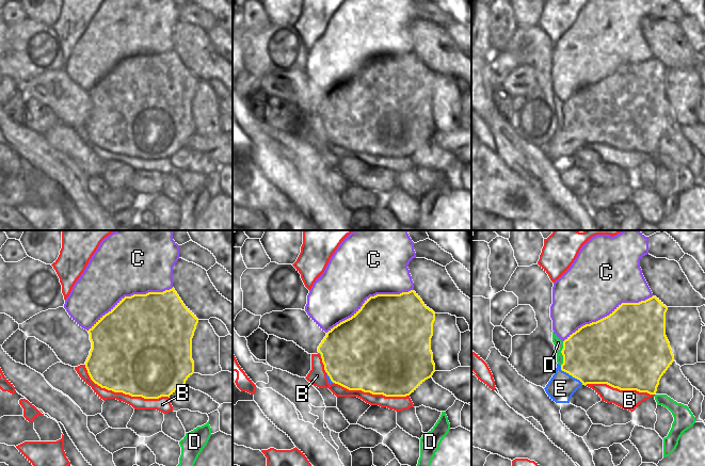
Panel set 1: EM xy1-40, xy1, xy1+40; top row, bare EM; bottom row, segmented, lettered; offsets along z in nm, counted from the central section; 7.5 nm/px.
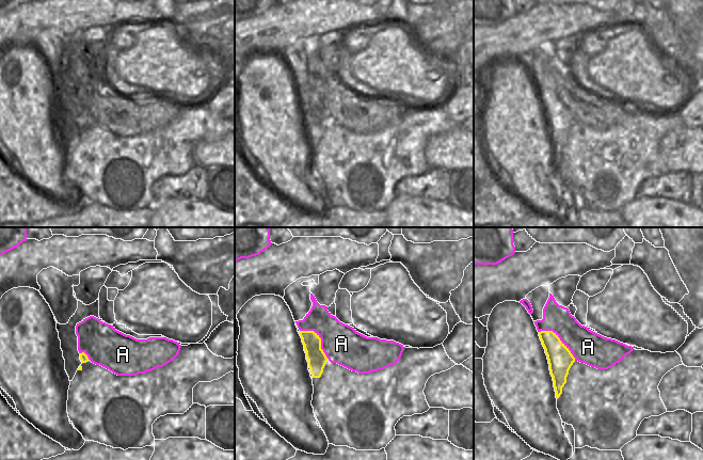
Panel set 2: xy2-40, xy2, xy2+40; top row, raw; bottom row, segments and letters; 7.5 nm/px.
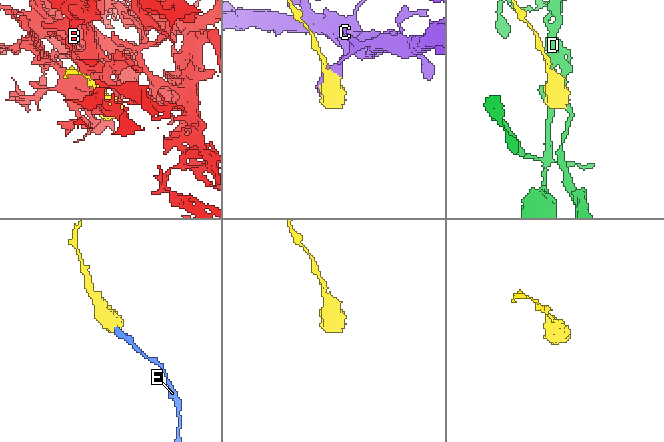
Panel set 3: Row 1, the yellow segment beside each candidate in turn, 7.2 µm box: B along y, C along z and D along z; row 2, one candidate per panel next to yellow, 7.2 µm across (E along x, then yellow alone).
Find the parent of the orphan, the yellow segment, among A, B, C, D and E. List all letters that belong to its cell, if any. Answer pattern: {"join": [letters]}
{"join": ["E"]}

